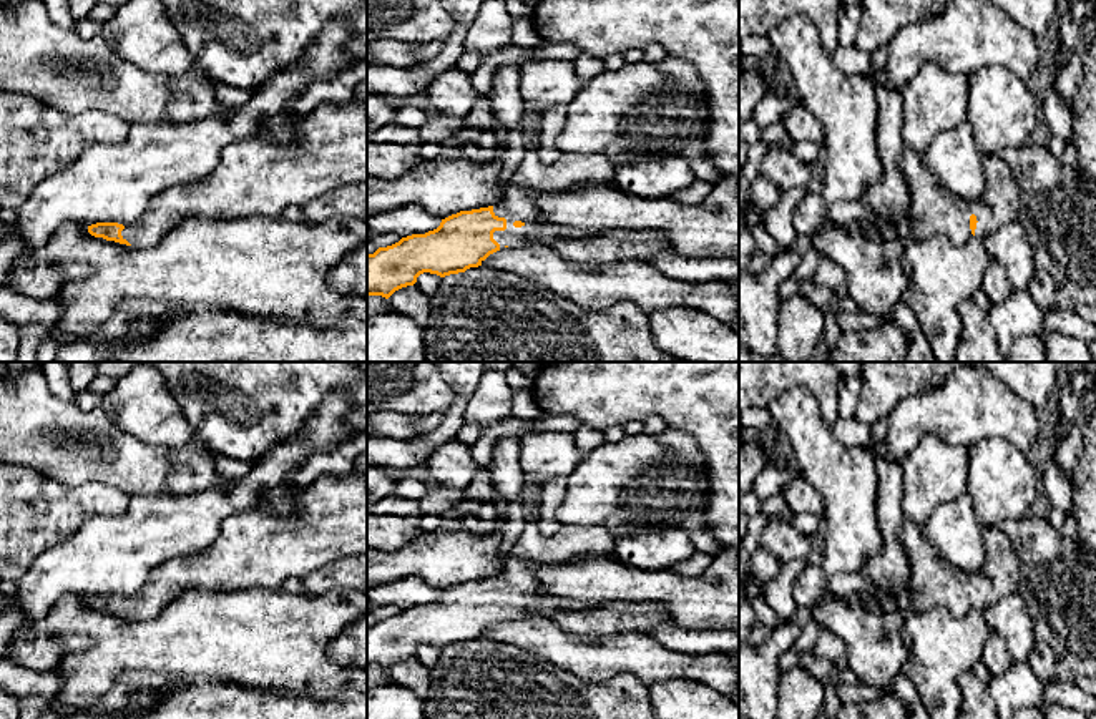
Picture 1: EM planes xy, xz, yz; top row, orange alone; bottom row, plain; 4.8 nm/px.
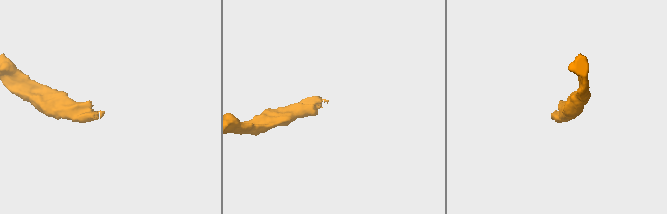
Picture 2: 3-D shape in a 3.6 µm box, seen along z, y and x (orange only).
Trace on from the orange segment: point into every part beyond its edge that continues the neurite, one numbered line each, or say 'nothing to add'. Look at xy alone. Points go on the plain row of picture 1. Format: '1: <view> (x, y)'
1: xy (254, 548)

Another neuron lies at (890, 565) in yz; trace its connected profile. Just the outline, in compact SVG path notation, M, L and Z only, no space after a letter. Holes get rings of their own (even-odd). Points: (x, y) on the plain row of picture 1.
M885 458L875 460L878 478L877 525L882 531L882 548L859 571L877 586L892 586L910 580L910 561L902 543L903 468Z

